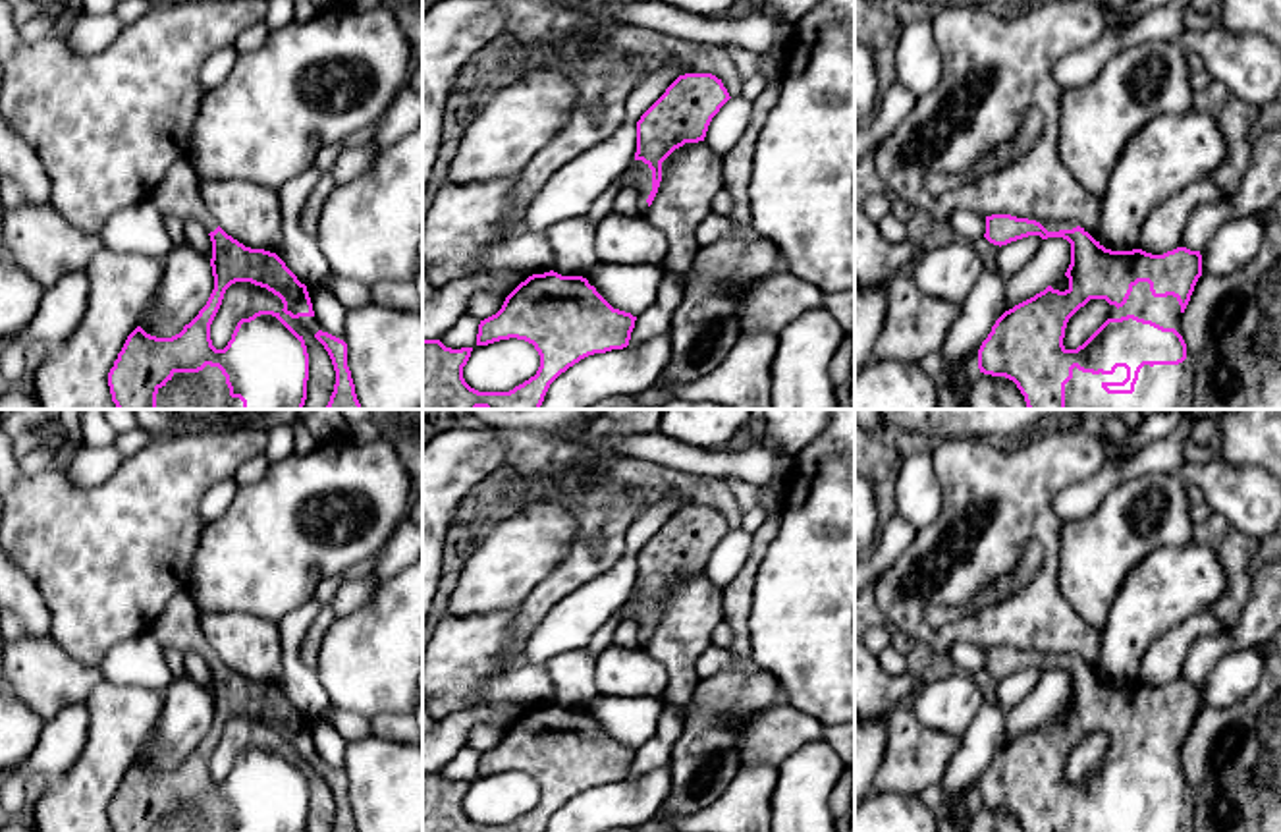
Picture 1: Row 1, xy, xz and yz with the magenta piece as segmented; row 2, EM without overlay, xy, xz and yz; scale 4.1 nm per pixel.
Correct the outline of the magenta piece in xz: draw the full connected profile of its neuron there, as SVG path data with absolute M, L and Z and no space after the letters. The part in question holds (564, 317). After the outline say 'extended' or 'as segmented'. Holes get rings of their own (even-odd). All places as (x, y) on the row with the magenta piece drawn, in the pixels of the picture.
M554 270L532 274L504 301L502 309L480 320L477 346L500 340L525 340L540 355L534 376L509 392L478 392L463 378L473 347L451 349L440 340L422 340L422 409L540 409L550 384L581 359L629 346L637 317L613 309L583 276L561 276Z | as segmented

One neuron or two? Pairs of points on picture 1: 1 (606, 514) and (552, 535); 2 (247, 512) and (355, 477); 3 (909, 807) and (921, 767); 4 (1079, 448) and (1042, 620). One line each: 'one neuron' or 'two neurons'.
1: two neurons
2: one neuron
3: two neurons
4: one neuron

